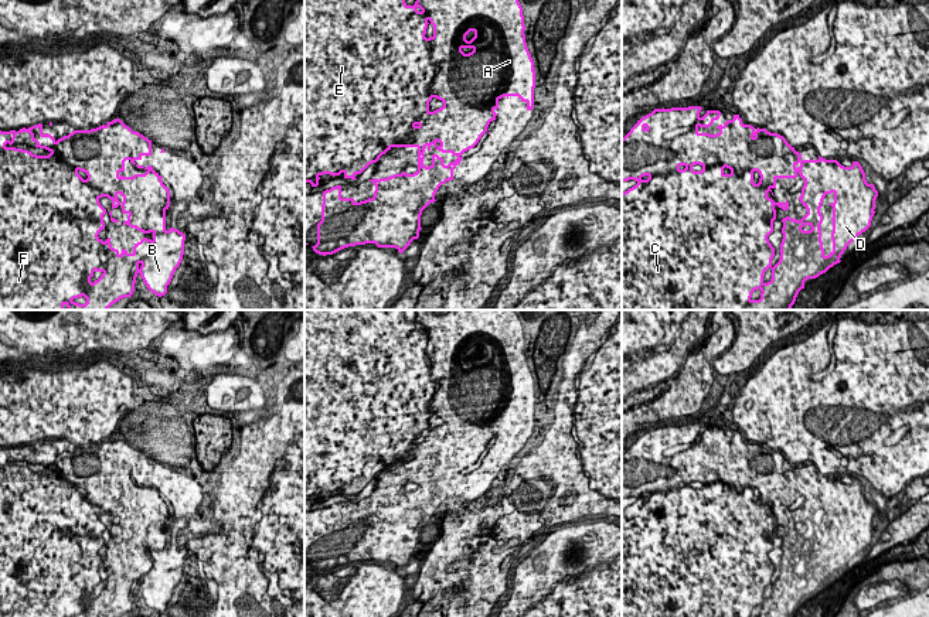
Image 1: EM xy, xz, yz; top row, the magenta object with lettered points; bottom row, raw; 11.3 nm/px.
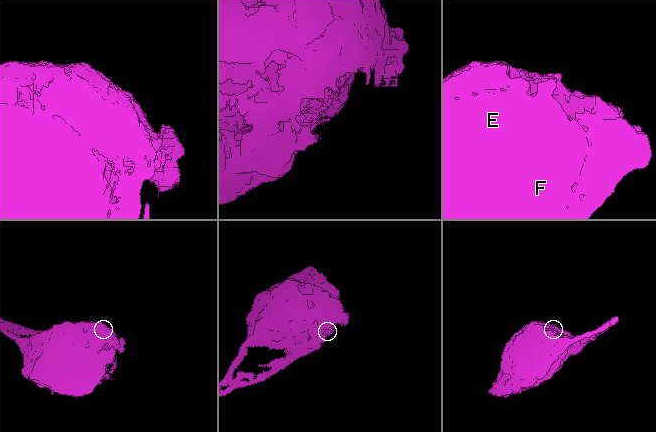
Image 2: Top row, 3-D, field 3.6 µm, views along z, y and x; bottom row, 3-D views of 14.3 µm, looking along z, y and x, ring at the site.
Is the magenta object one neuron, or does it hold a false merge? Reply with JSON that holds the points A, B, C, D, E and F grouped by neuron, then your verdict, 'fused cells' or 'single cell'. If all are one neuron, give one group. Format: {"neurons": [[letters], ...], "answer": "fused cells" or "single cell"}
{"neurons": [["A", "B", "C", "D", "E", "F"]], "answer": "single cell"}

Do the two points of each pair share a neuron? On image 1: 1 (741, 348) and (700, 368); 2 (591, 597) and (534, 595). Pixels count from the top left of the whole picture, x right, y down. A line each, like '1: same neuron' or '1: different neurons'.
1: different neurons
2: same neuron

